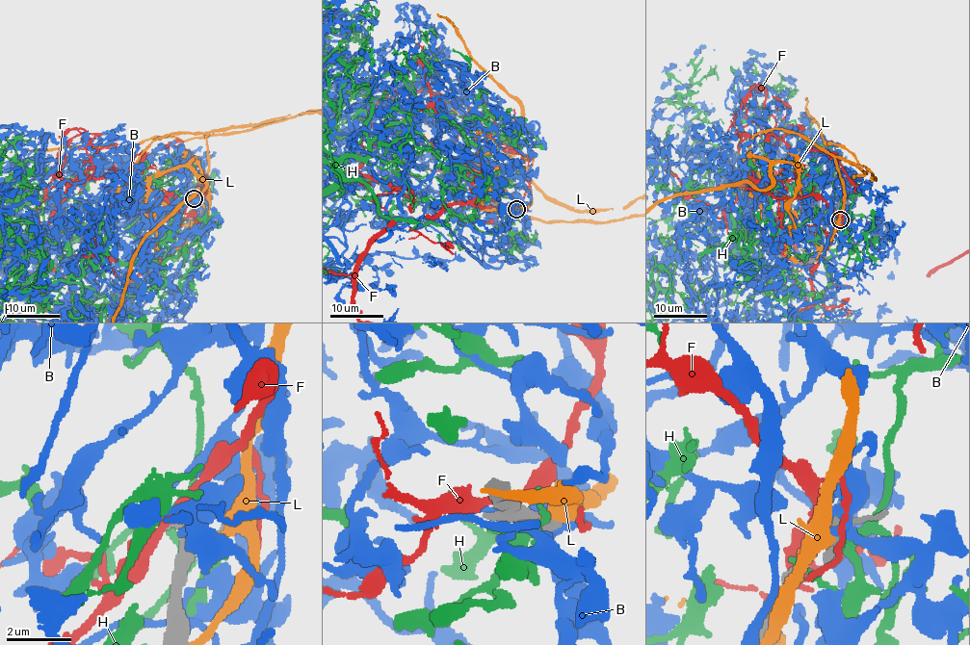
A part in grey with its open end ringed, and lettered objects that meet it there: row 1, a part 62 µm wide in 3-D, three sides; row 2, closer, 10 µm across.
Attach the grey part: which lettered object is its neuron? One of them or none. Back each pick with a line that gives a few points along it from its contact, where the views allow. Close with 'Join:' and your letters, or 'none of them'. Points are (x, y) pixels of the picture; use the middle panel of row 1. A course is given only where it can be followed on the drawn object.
Join: none of them

